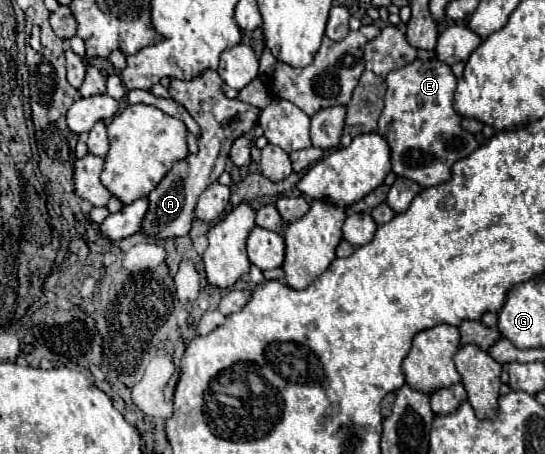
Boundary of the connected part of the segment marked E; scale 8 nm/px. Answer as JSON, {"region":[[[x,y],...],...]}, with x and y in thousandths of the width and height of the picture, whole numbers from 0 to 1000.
{"region":[[[761,130],[758,139],[743,143],[739,152],[717,156],[710,170],[710,205],[706,205],[706,240],[695,258],[695,284],[703,302],[710,302],[717,324],[717,359],[721,377],[732,390],[750,390],[772,412],[794,412],[820,403],[828,394],[828,363],[857,341],[864,341],[875,328],[875,311],[868,293],[853,289],[846,280],[846,253],[835,244],[831,231],[831,205],[839,192],[839,170],[831,165],[824,143],[813,143],[806,130]]]}

